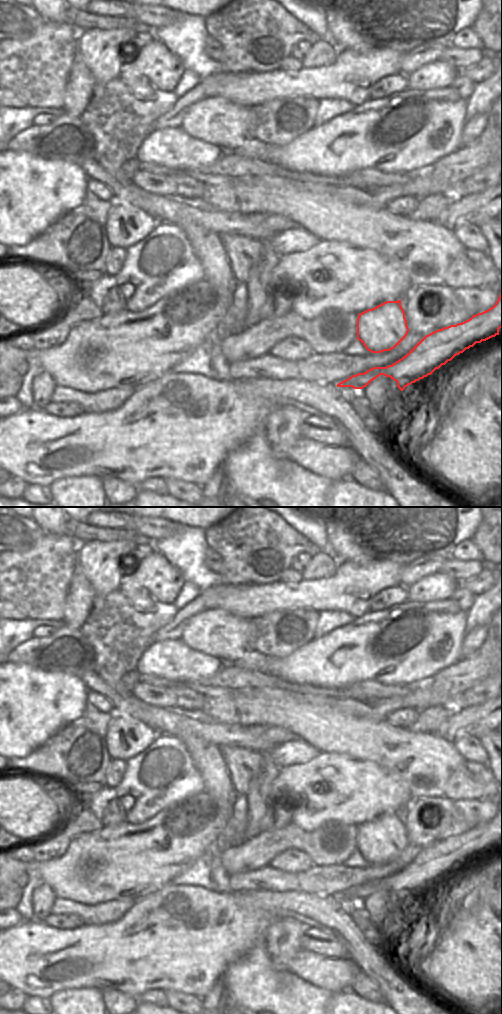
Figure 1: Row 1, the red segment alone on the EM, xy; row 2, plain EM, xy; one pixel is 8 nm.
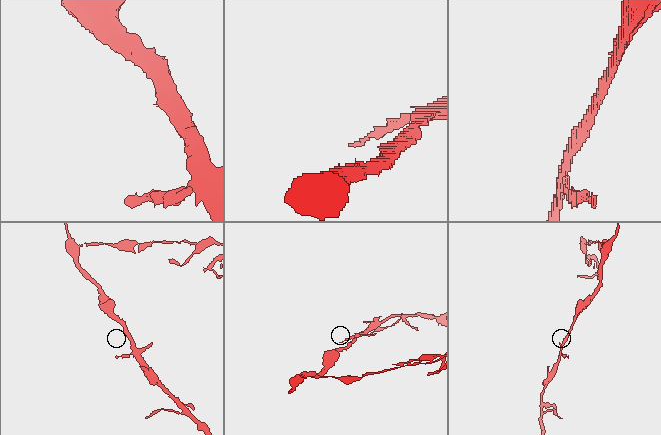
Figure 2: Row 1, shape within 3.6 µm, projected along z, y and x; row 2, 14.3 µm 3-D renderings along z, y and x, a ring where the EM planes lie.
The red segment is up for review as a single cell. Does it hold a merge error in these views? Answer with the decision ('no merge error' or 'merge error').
no merge error

